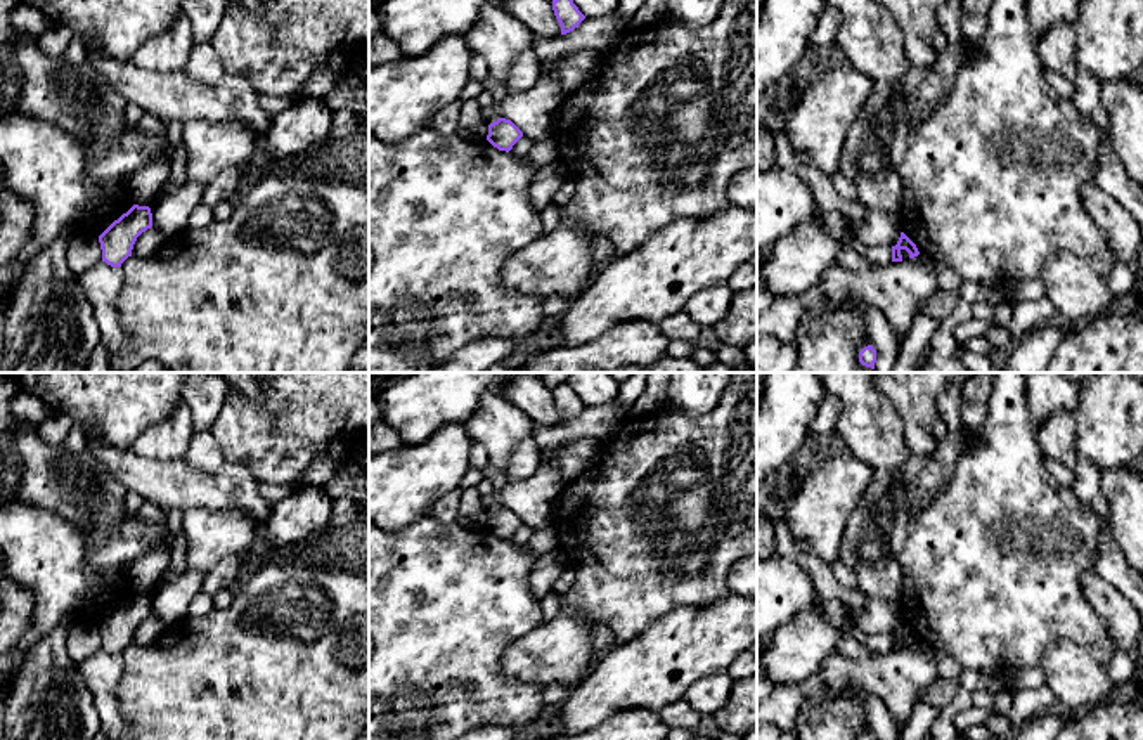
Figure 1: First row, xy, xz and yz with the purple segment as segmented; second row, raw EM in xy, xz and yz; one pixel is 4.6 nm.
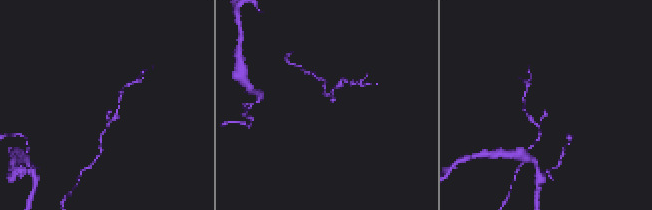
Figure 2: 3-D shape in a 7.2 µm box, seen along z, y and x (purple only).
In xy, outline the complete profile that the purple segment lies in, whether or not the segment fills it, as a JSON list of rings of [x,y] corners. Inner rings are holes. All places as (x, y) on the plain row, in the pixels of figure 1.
[[[133,593],[99,624],[102,650],[111,655],[121,655],[132,645],[137,626],[151,615],[151,596]]]

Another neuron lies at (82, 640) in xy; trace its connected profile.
[[[76,622],[66,634],[66,650],[78,665],[87,657],[94,655],[102,648],[102,638],[99,626]]]

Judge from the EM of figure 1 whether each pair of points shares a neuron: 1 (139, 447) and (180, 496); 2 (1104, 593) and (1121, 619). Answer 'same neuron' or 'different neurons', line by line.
1: different neurons
2: same neuron

